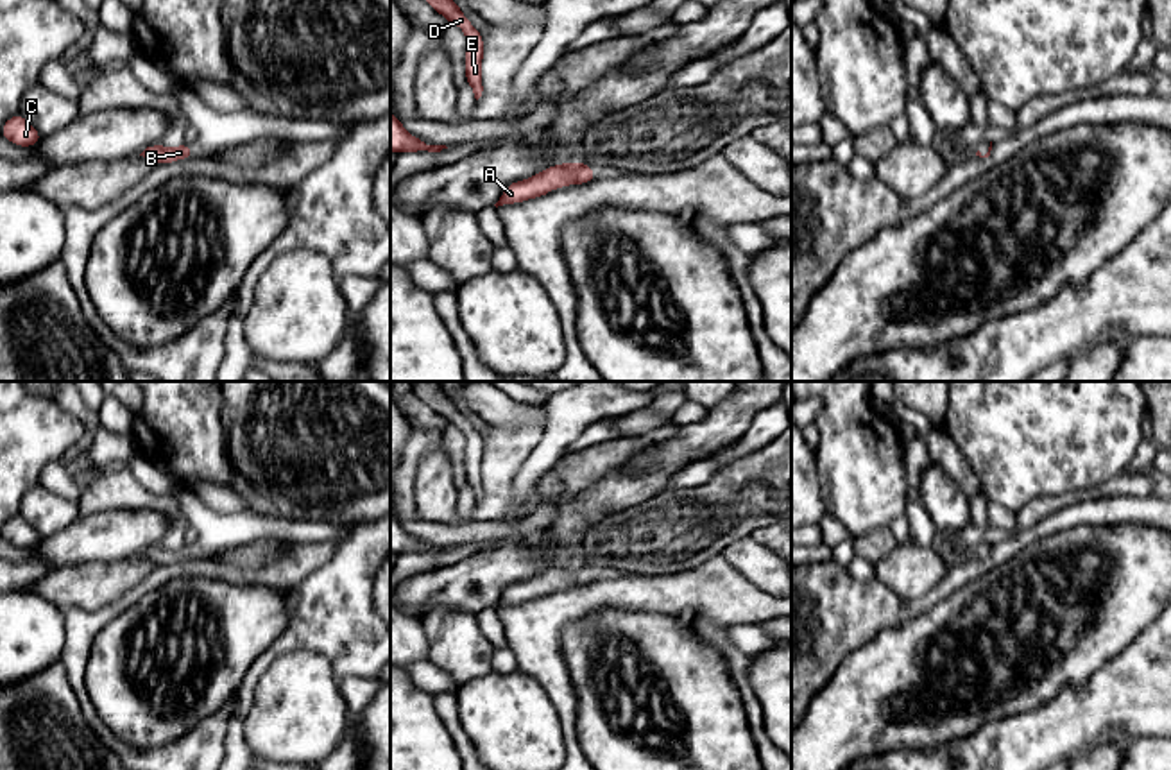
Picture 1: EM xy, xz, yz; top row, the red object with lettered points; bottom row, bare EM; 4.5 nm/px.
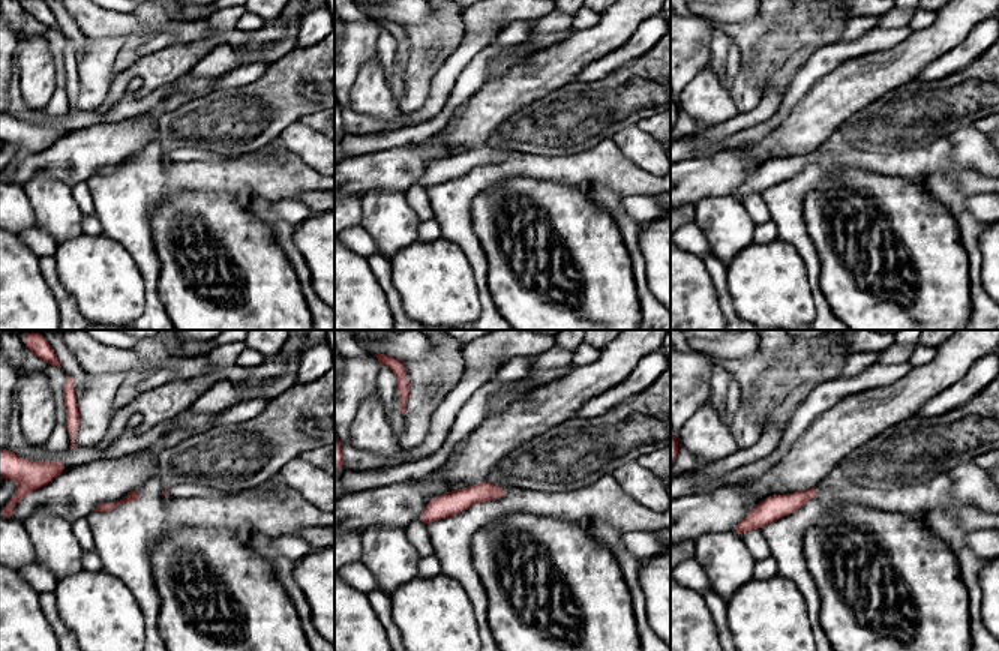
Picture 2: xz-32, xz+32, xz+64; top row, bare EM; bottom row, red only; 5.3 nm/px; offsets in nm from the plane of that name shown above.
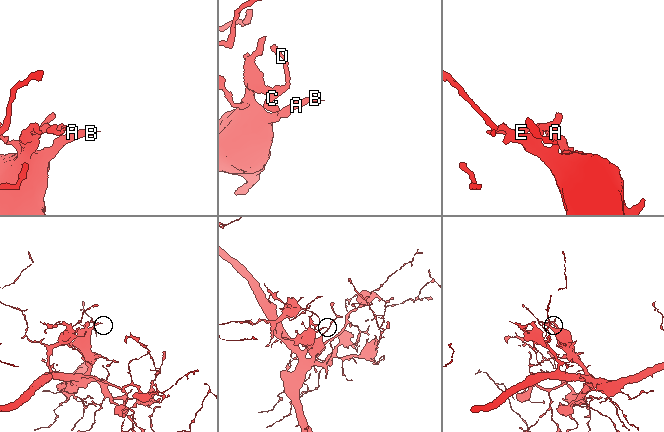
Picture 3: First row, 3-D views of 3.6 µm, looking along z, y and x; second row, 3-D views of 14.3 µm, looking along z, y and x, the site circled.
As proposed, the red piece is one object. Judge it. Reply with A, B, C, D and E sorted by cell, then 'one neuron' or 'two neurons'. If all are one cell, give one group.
A B C D E; one neuron

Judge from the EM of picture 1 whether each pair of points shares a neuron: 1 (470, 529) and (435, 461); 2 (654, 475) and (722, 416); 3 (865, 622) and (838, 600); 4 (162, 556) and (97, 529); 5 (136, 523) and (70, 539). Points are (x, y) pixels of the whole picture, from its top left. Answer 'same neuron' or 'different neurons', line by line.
1: different neurons
2: same neuron
3: same neuron
4: different neurons
5: same neuron

